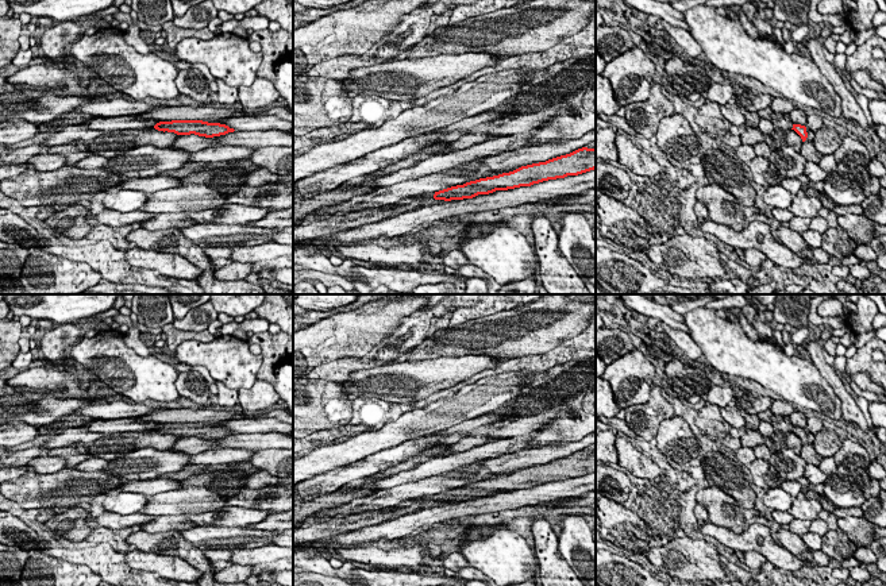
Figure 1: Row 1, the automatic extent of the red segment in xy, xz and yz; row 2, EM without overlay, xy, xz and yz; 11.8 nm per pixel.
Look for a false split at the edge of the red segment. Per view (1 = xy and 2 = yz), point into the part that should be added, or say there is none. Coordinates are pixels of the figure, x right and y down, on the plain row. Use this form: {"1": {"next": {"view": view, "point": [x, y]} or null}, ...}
{"1": {"next": null}, "2": {"next": {"view": "yz", "point": [811, 438]}}}

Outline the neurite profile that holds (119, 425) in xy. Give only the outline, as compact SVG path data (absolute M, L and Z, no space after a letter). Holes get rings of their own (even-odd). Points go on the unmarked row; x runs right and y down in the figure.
M115 419L115 420L96 420L89 421L85 427L90 432L108 433L127 433L127 432L147 432L154 431L159 425L154 421L139 421L136 419Z

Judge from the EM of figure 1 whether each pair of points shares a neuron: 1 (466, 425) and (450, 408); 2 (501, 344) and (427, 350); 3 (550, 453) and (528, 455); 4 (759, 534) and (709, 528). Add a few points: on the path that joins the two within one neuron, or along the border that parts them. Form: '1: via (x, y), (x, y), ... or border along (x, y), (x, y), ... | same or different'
1: border along (489, 412), (465, 419), (432, 434) | different
2: via (482, 343), (446, 343) | same
3: via (544, 455), (534, 455) | same
4: via (747, 539), (730, 539), (721, 534) | same

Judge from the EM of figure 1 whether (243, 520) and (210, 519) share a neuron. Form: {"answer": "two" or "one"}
{"answer": "one"}

